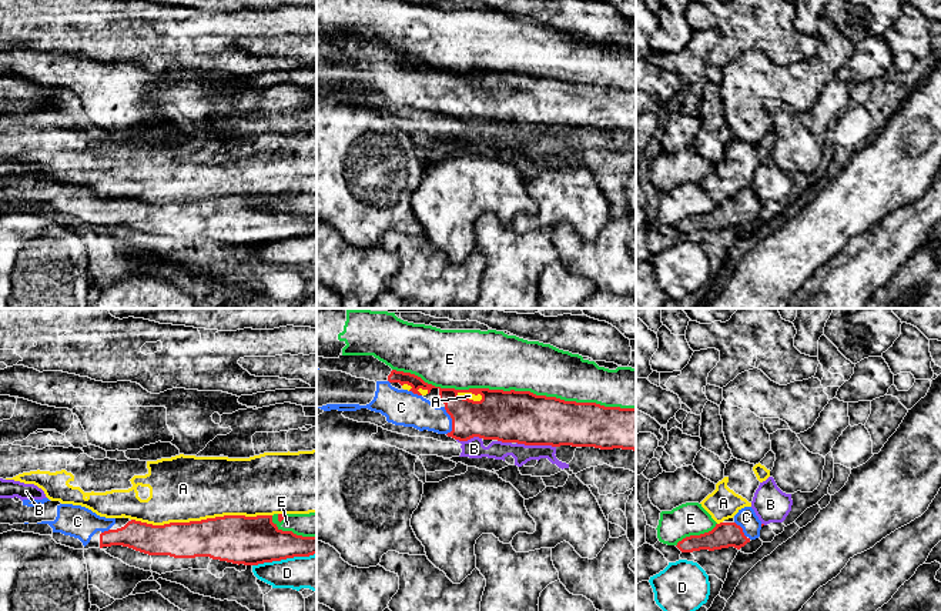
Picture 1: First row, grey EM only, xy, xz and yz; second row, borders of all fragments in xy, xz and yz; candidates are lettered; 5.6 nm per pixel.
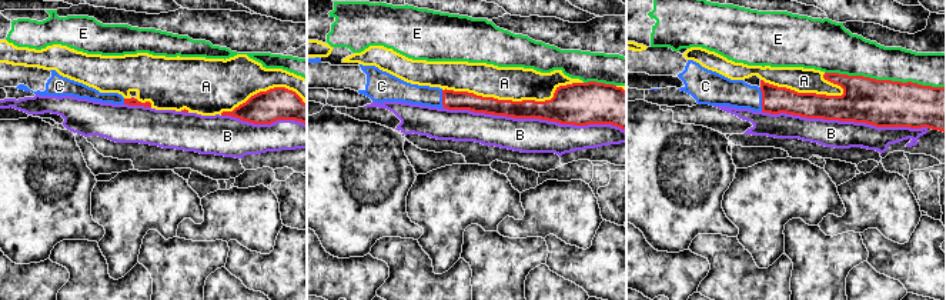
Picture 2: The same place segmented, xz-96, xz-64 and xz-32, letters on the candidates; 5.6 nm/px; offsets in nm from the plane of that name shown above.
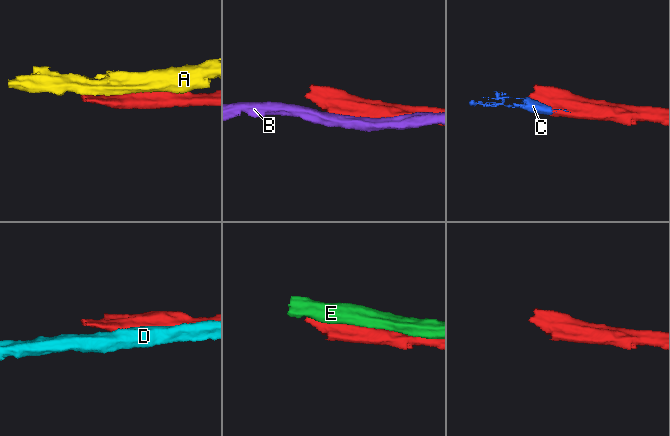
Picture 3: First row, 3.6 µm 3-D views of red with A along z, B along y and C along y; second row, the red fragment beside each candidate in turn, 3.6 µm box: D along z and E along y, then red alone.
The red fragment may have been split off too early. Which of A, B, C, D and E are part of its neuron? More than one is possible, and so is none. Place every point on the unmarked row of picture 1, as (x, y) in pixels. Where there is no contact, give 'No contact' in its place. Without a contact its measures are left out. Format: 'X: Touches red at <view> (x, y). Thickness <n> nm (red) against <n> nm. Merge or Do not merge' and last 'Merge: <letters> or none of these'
A: Touches red at xy (201, 200). Thickness 280 nm (red) against 380 nm. Do not merge
B: Touches red at xz (536, 124). Thickness 300 nm (red) against 110 nm. Do not merge
C: Touches red at xz (452, 102). Thickness 260 nm (red) against 190 nm. Merge
D: Touches red at xy (284, 239). Thickness 280 nm (red) against 190 nm. Do not merge
E: Touches red at xz (513, 70). Thickness 300 nm (red) against 320 nm. Do not merge
Merge: C

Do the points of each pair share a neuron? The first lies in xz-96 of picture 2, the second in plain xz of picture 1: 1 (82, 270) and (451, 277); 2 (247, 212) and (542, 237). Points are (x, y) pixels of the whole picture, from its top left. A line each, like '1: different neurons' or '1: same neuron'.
1: same neuron
2: different neurons

